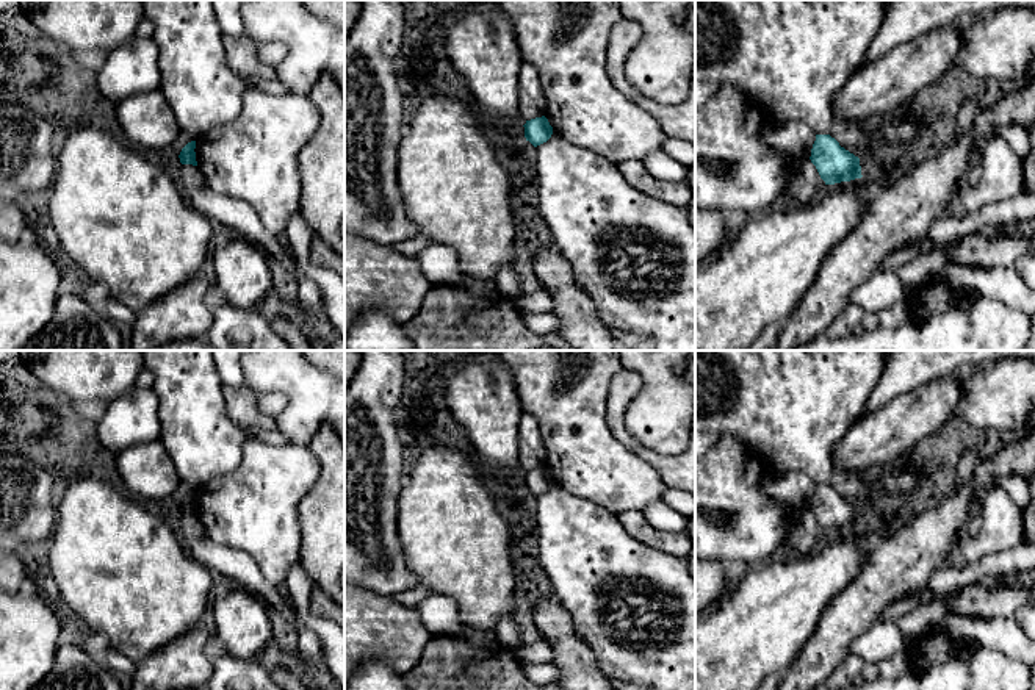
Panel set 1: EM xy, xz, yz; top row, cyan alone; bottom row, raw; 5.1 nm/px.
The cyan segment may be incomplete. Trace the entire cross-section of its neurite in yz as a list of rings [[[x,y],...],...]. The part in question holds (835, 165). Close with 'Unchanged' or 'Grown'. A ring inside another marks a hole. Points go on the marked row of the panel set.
[[[816,135],[810,160],[825,185],[863,177],[860,158],[841,147],[830,135]]]. Unchanged

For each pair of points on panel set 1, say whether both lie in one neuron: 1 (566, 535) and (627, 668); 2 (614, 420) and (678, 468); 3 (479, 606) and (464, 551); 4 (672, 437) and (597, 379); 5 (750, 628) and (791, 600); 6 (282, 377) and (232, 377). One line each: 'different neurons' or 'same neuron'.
1: same neuron
2: same neuron
3: same neuron
4: different neurons
5: same neuron
6: different neurons

